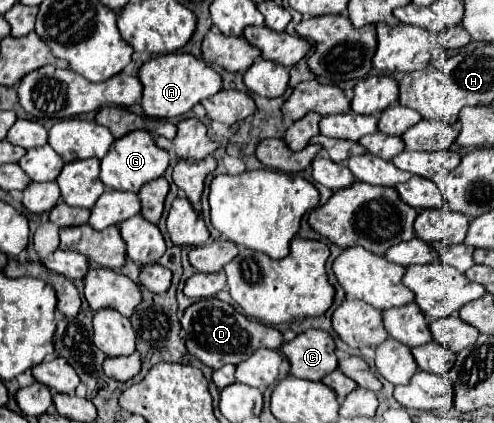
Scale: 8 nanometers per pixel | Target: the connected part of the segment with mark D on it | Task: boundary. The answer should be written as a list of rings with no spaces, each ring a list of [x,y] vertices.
[[[218,298],[200,300],[188,306],[182,316],[182,328],[186,332],[184,342],[188,352],[214,370],[218,370],[224,364],[240,364],[258,348],[278,348],[284,342],[282,334],[276,328],[236,312],[230,304]]]

